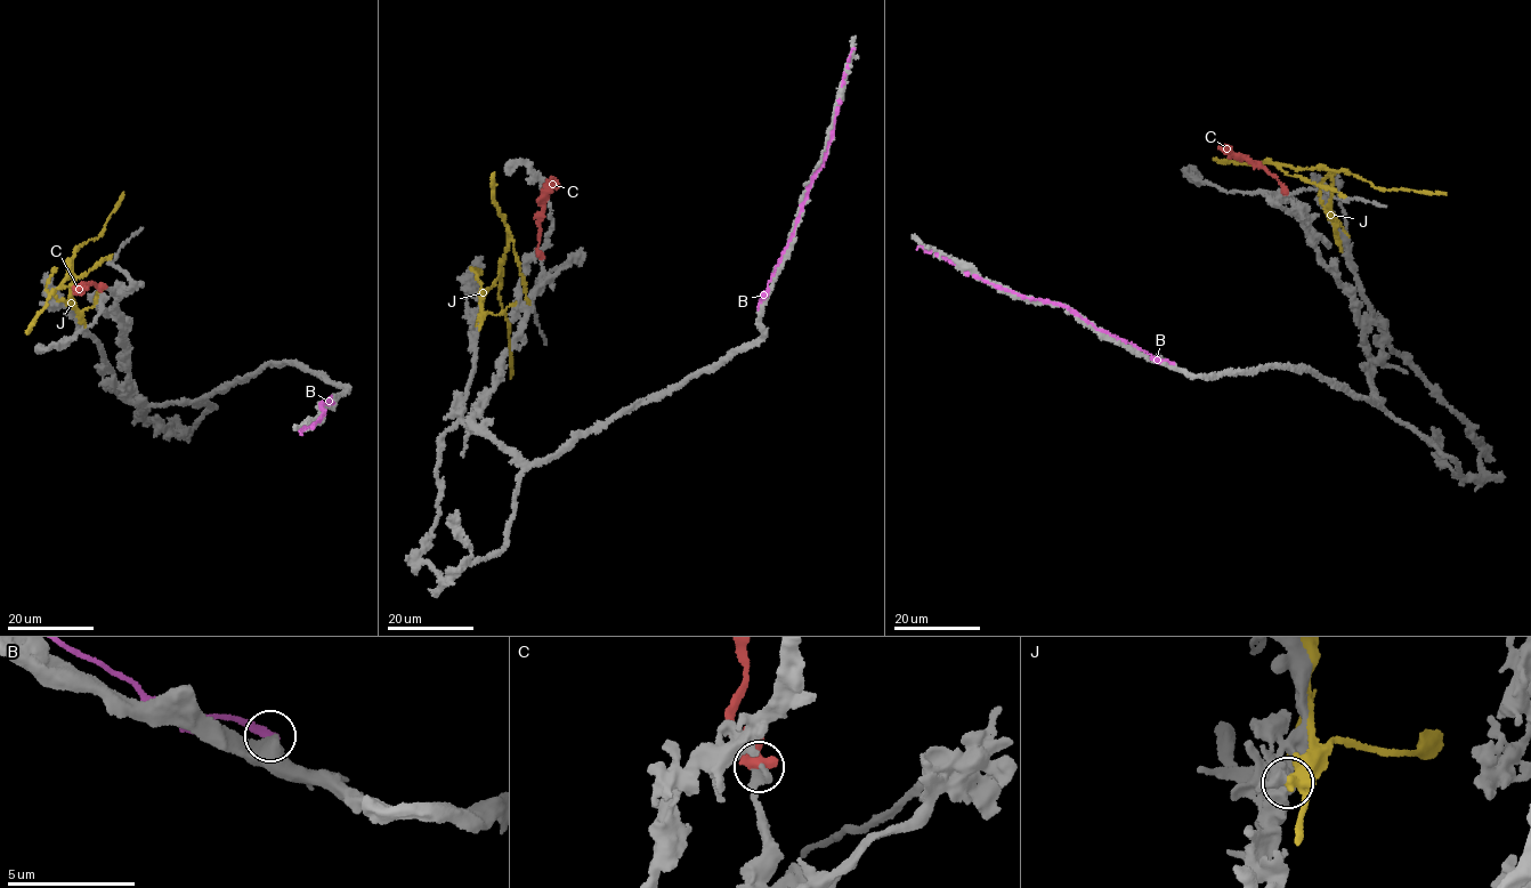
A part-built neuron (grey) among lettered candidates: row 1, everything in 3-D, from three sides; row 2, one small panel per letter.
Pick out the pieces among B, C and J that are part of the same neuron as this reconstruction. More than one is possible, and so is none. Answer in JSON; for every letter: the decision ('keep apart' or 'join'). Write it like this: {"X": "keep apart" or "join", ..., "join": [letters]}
{"B": "keep apart", "C": "join", "J": "keep apart", "join": ["C"]}

